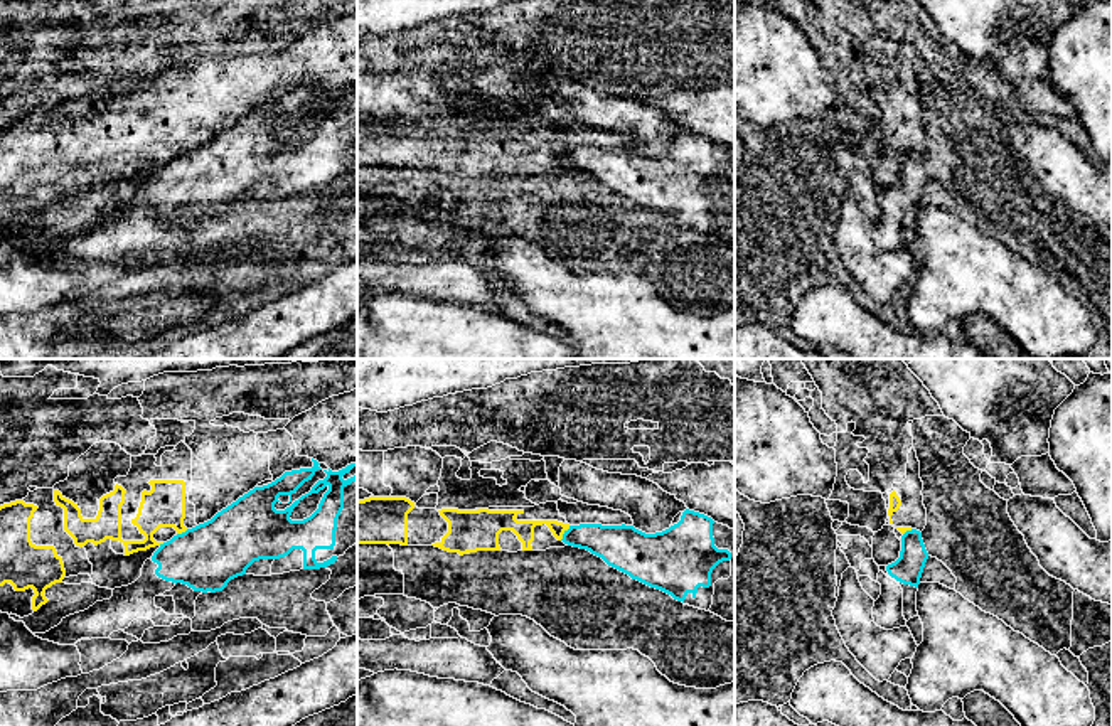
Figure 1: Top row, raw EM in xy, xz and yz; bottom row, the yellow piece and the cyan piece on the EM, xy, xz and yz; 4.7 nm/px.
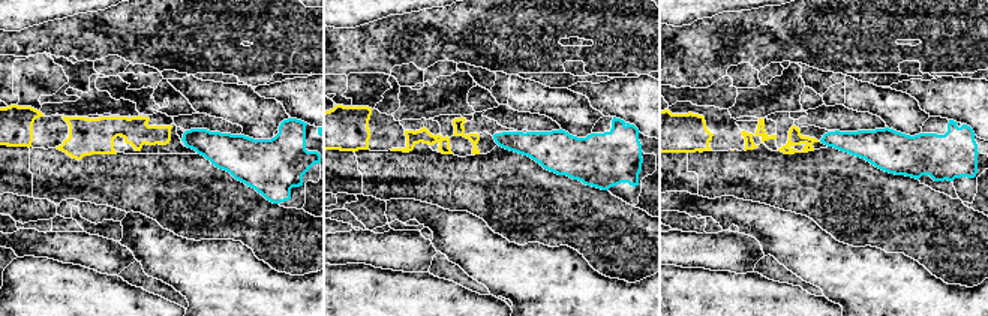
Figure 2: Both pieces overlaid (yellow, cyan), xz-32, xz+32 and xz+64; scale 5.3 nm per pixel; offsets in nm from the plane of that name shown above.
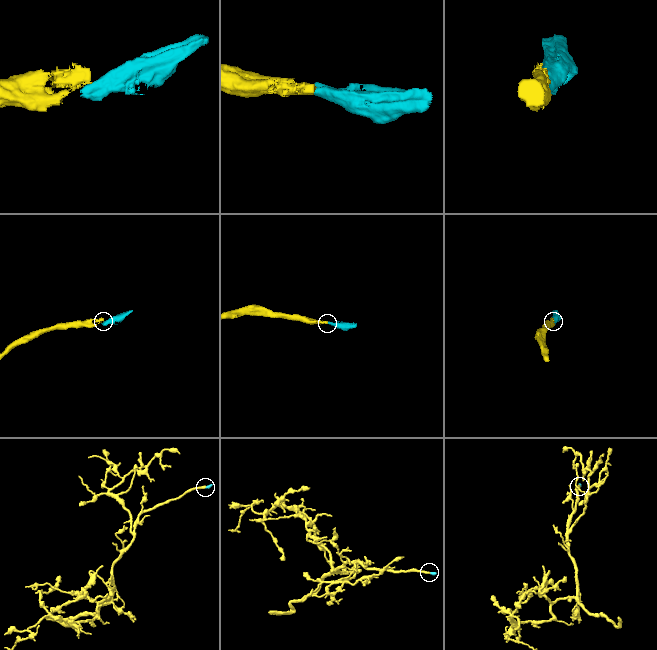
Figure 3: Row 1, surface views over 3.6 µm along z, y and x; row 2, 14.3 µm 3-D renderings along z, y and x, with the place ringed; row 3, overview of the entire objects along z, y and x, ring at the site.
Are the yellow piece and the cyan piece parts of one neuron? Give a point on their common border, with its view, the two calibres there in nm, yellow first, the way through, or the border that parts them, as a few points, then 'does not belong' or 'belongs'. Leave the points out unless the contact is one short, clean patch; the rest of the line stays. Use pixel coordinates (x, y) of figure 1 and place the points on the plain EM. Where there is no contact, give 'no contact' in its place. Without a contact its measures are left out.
xz (563, 155) | 100/180 nm | along xz (570, 149), (560, 162) | does not belong

